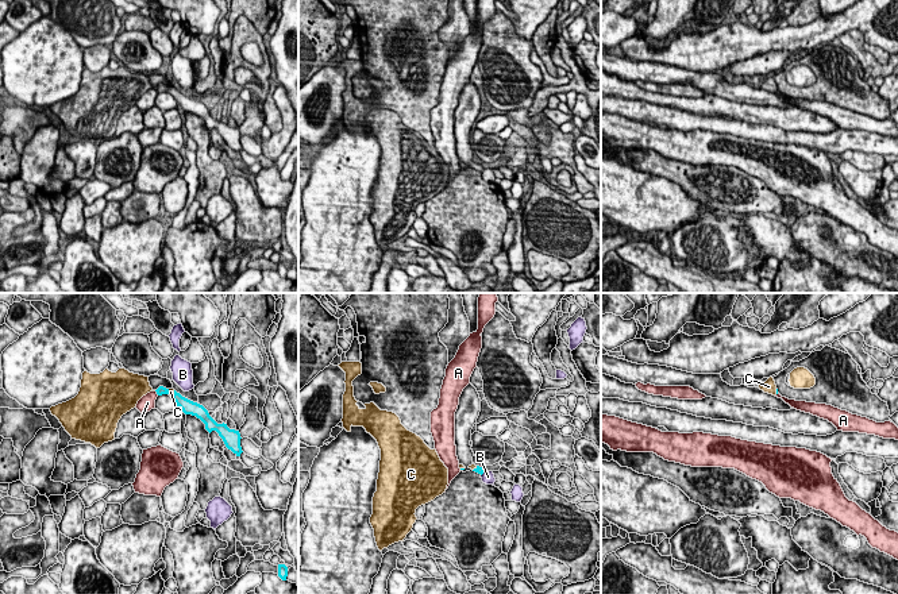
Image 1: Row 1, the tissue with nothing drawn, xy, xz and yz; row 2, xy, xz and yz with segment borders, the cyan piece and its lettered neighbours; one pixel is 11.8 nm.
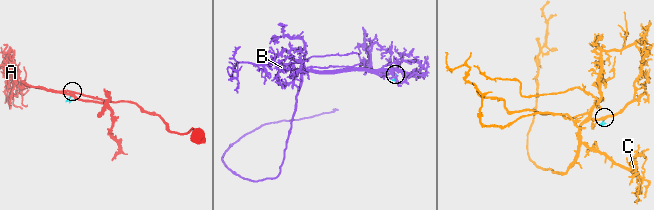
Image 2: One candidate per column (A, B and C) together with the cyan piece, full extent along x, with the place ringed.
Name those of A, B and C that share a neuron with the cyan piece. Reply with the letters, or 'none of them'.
C

